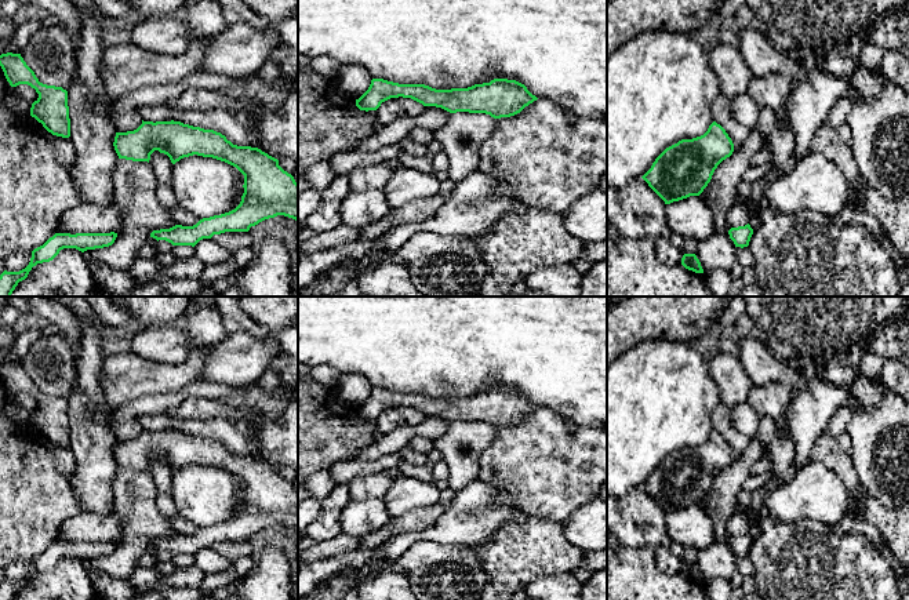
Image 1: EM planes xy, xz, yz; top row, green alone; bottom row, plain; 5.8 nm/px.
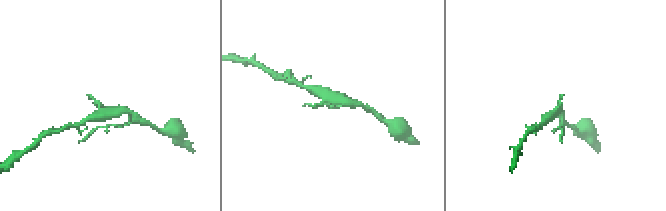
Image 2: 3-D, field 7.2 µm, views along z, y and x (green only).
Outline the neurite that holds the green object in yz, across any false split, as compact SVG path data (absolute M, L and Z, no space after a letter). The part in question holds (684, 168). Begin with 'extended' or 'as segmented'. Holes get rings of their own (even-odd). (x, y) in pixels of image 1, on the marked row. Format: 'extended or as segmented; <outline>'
as segmented; M713 121L703 135L692 139L681 139L666 148L641 178L665 201L665 204L690 196L699 196L710 182L717 166L730 157L732 152L734 143L731 138L720 124Z

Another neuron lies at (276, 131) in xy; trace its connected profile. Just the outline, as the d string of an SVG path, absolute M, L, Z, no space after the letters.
M298 76L290 80L284 101L262 114L254 132L258 149L277 160L290 157L298 163Z

